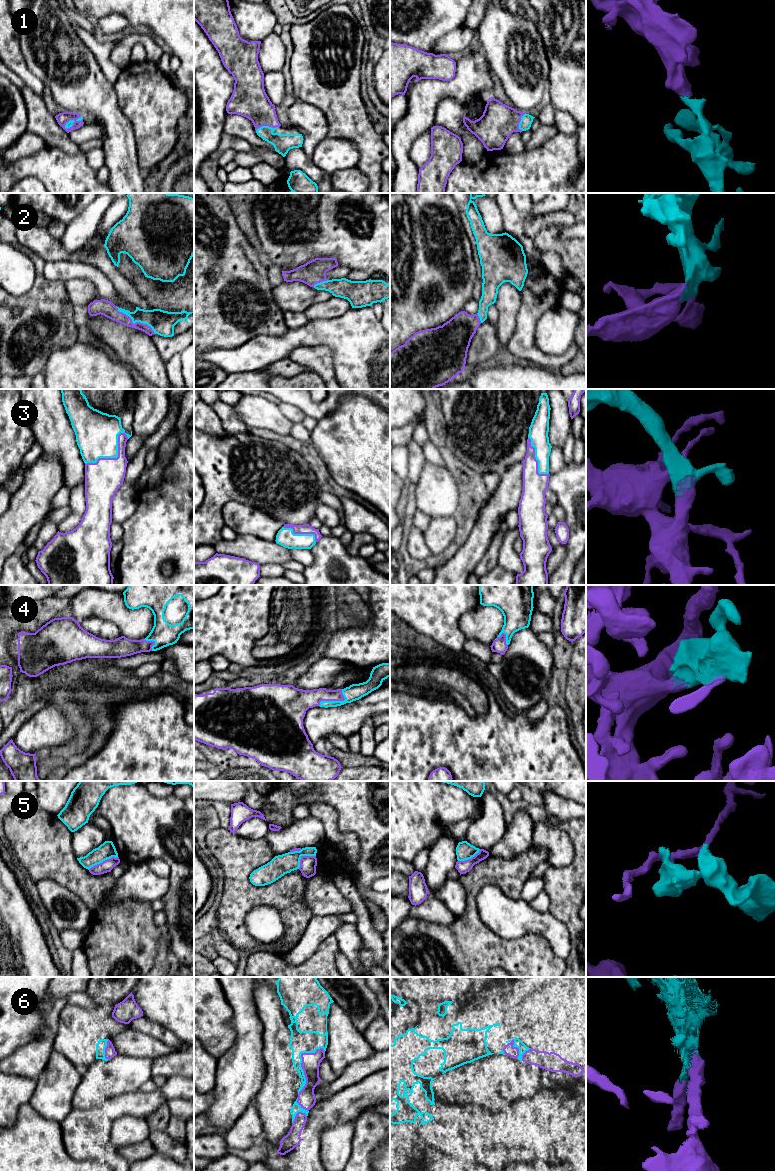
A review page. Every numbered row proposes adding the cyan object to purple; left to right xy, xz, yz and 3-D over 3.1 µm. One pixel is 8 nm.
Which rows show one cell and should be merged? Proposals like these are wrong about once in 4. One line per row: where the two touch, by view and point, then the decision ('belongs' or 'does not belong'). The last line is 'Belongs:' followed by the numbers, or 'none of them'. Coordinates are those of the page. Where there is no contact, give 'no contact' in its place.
1: meets purple in xz at (266, 125); belongs
2: meets purple in xy at (135, 323); belongs
3: meets purple in xy at (117, 457); belongs
4: meets purple in xz at (335, 700); belongs
5: meets purple in xy at (103, 861); does not belong
6: meets purple in xz at (301, 1064); belongs
Belongs: 1, 2, 3, 4, 6

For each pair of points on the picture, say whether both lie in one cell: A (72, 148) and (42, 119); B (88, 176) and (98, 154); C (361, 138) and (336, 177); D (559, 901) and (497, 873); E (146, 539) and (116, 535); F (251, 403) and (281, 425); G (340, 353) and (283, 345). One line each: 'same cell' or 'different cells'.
A: same cell
B: different cells
C: different cells
D: different cells
E: different cells
F: same cell
G: same cell

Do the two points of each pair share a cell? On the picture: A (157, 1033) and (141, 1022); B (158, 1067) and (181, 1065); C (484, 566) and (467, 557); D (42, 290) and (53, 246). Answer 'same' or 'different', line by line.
A: same
B: same
C: different
D: different

